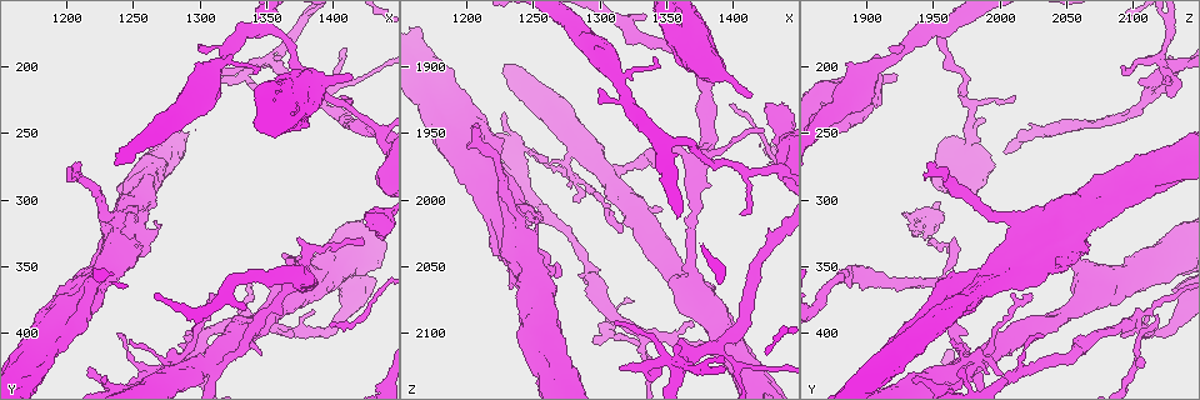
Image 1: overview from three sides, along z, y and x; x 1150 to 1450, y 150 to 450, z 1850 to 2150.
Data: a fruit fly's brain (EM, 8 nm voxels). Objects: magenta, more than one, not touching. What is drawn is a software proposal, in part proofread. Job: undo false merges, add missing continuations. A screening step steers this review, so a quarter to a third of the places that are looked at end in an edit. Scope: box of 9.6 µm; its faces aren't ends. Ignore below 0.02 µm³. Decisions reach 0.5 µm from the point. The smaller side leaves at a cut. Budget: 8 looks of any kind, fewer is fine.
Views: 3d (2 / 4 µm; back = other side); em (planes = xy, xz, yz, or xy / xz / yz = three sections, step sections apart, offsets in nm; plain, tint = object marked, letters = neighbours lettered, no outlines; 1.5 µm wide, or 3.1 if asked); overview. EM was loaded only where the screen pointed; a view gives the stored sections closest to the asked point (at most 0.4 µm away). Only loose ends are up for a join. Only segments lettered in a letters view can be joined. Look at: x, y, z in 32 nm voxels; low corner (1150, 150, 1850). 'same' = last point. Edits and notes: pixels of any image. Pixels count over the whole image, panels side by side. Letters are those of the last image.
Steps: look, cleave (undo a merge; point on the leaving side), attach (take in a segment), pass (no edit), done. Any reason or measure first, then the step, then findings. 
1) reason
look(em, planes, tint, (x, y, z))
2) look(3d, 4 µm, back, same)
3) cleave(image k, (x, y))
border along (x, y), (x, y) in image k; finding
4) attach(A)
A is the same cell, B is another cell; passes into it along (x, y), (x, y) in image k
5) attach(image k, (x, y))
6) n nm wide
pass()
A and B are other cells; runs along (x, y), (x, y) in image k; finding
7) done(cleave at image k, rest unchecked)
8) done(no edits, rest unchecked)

sharp bend
look(em, planes, tint, (1360, 198, 2128))

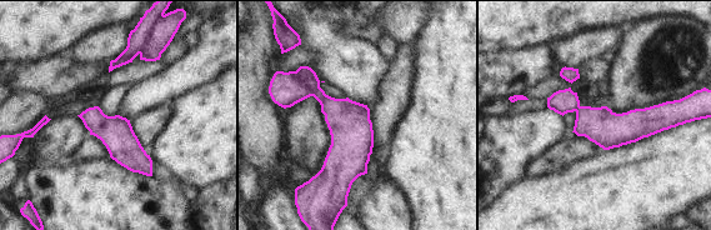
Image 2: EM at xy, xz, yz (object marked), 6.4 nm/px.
look(em, planes, letters, same)

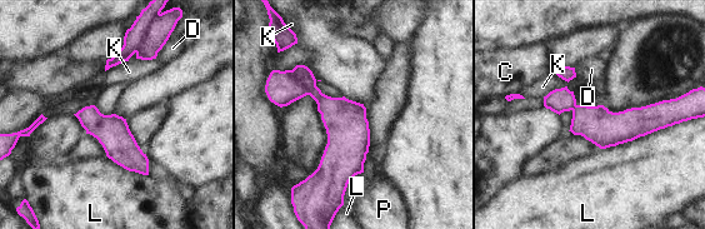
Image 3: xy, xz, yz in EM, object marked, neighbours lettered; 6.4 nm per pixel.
cleave(image 3, (281, 88))
C, D, K, L and P are other cells; border along (290, 70), (310, 94) in image 3; a second neuron is stuck on

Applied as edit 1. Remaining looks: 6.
free end
look(3d, 2 µm, (1414, 206, 1920))

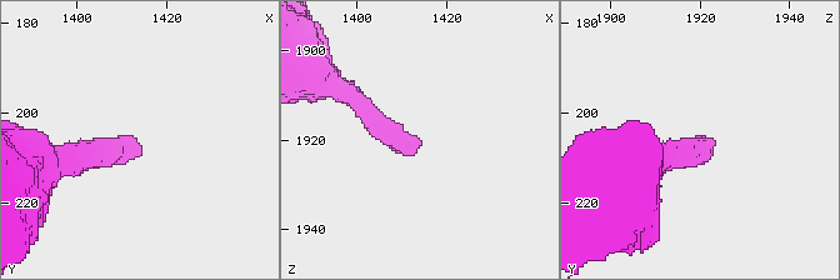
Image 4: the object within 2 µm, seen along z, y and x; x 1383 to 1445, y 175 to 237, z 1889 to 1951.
shape alone is not enough
look(em, xz, step 4, letters, (1415, 208, 1922))

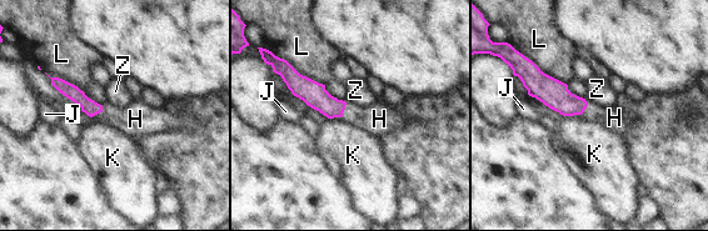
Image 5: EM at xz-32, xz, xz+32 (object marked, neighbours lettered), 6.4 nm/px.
attach(H)
H is the same cell, J, K, L and Z are other cells; it goes on there

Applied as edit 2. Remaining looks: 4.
thick turns thin
look(em, planes, plain, (1368, 346, 2052))

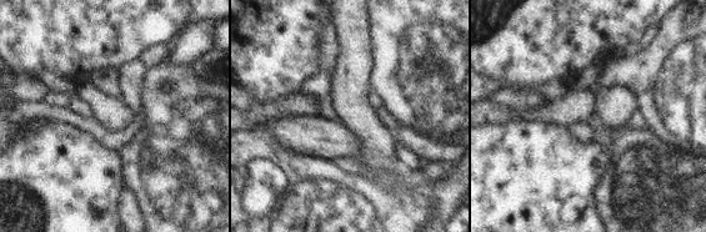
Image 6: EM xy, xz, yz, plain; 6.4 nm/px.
with the object marked
look(em, planes, tint, same)

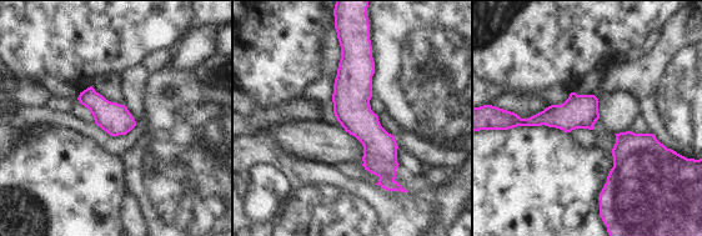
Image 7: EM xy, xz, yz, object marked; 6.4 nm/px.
what lies round it
look(em, planes, letters, same)

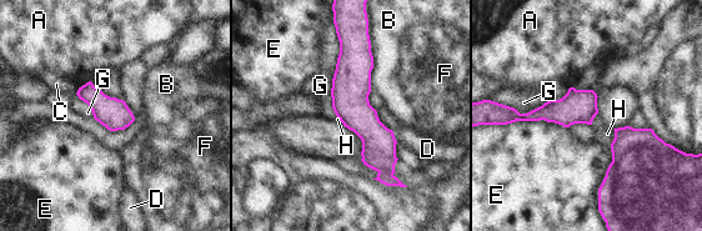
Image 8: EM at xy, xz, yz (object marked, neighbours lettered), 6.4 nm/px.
pass()
A, B, C, D, E, F, G and H are other cells; border along (613, 129), (611, 144) in image 8; all the same neuron

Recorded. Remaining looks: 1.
done(cleave at image 3, attach at image 5, rest unchecked)

